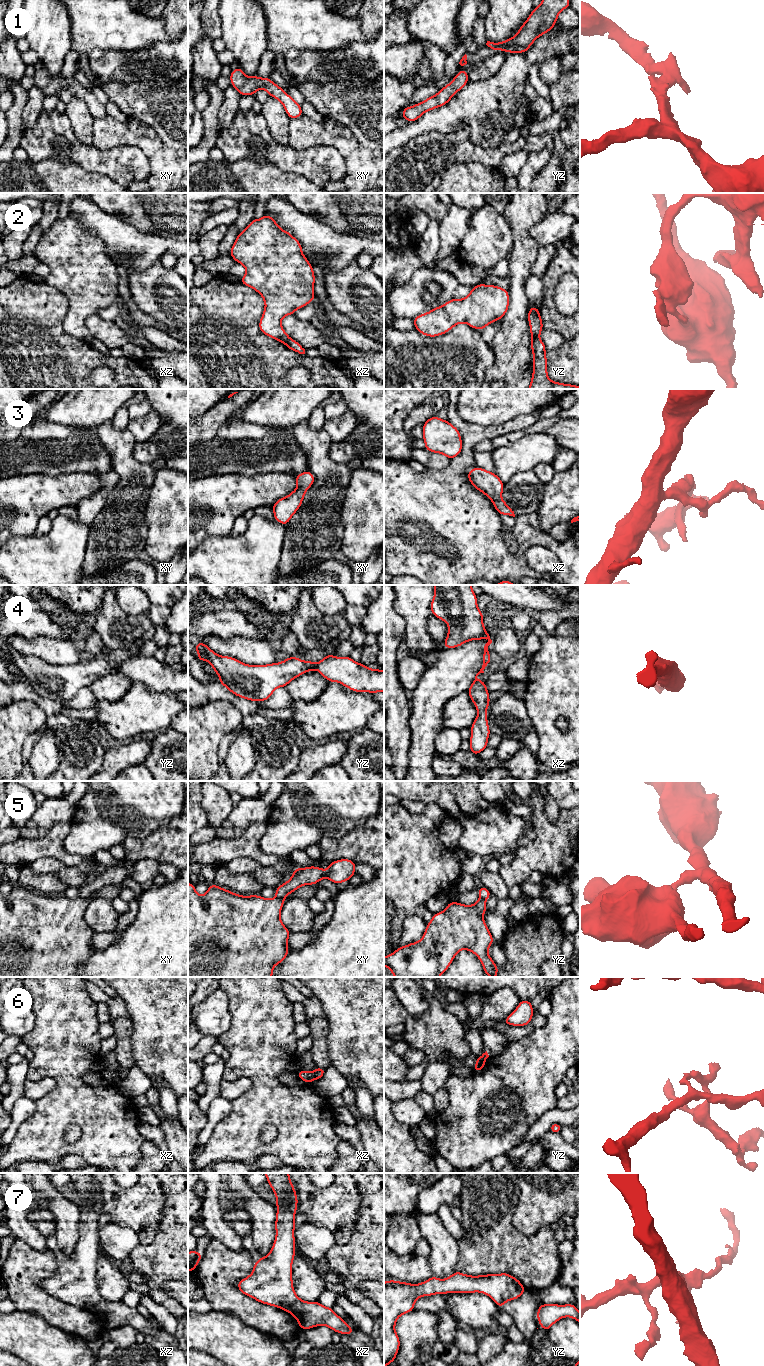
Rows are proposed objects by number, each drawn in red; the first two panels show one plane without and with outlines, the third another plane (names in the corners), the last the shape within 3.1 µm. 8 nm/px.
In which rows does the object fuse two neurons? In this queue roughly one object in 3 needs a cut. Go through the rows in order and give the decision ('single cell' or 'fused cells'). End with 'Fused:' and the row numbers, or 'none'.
1: single cell
2: single cell
3: fused cells
4: single cell
5: fused cells
6: fused cells
7: single cell
Fused: 3, 5, 6

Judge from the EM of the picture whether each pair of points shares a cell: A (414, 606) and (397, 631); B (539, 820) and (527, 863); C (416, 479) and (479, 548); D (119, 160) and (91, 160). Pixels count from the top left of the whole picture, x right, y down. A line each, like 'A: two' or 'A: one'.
A: two
B: one
C: one
D: one

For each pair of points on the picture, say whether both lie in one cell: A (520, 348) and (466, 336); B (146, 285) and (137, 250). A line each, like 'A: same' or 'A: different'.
A: different
B: different

